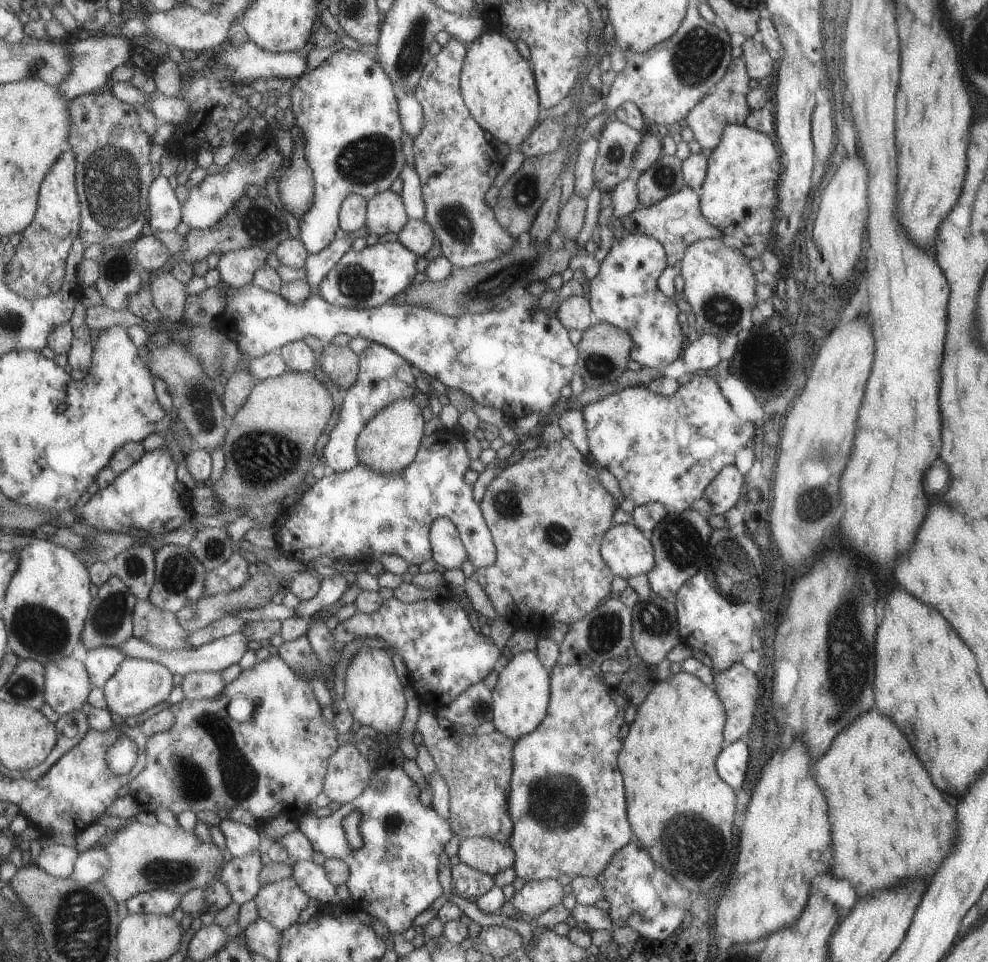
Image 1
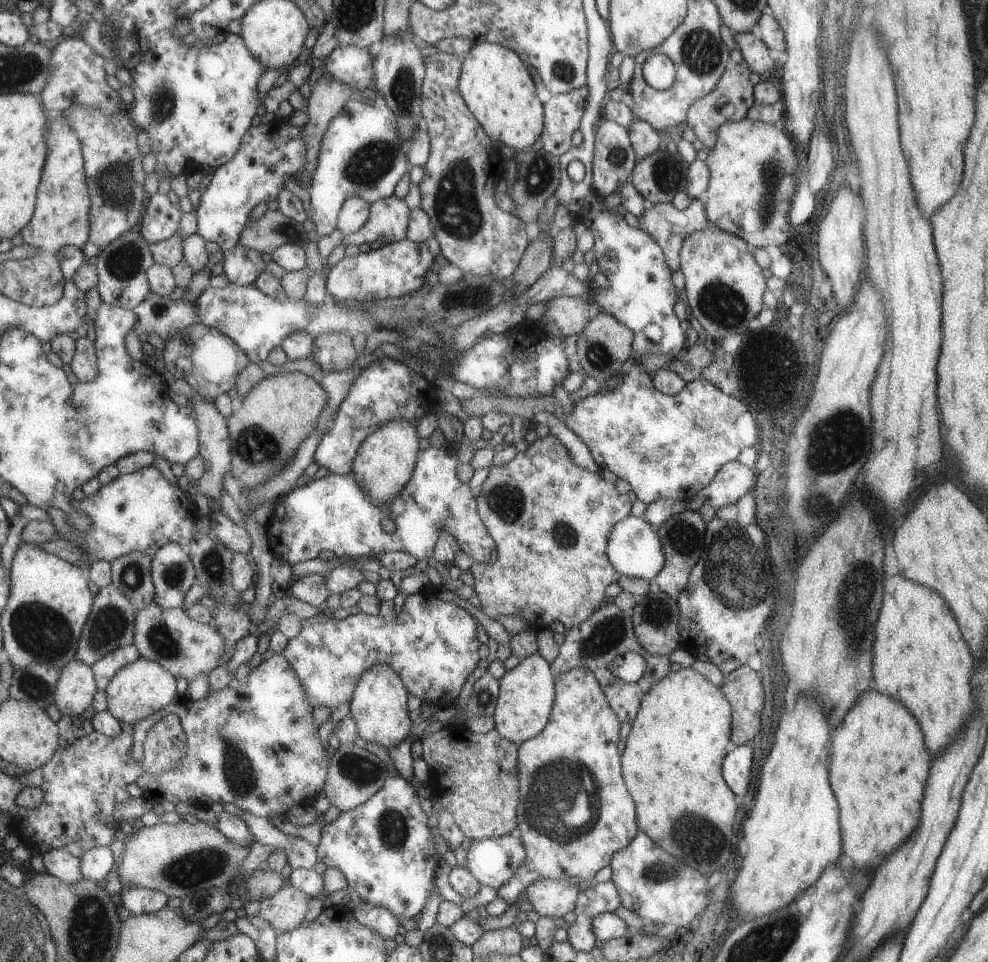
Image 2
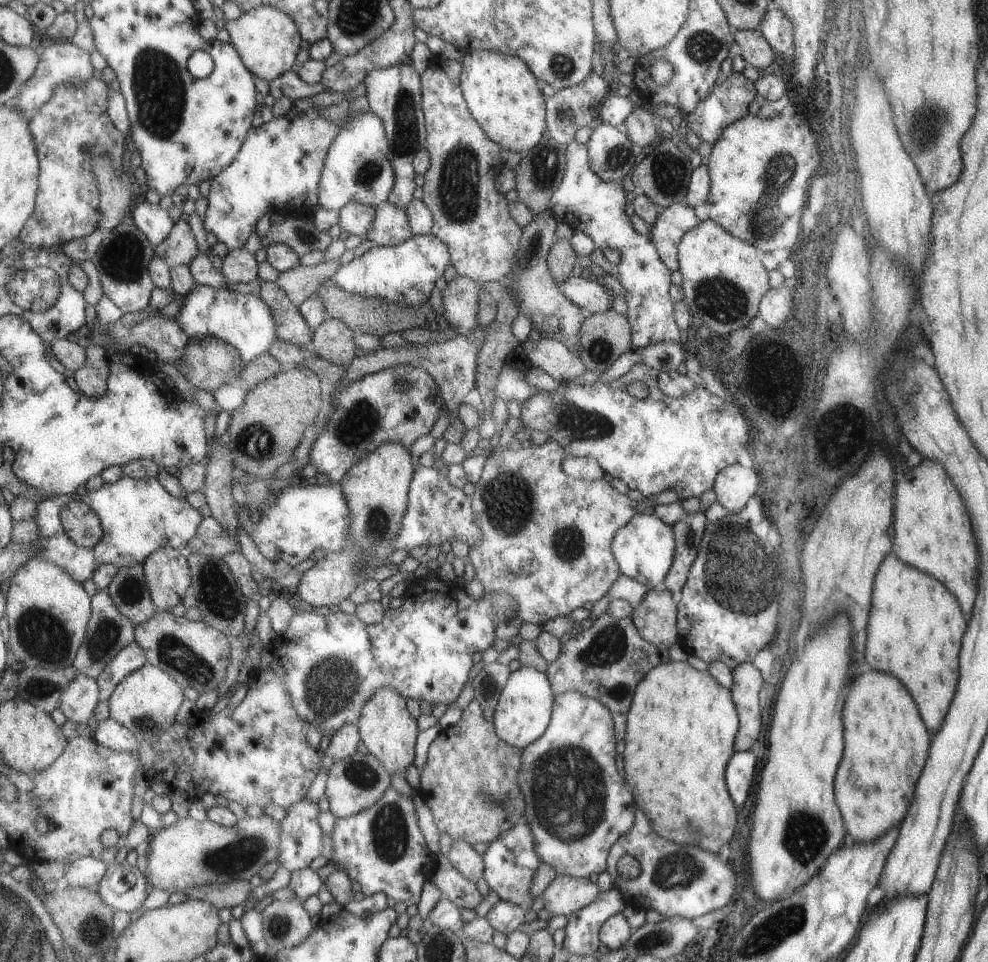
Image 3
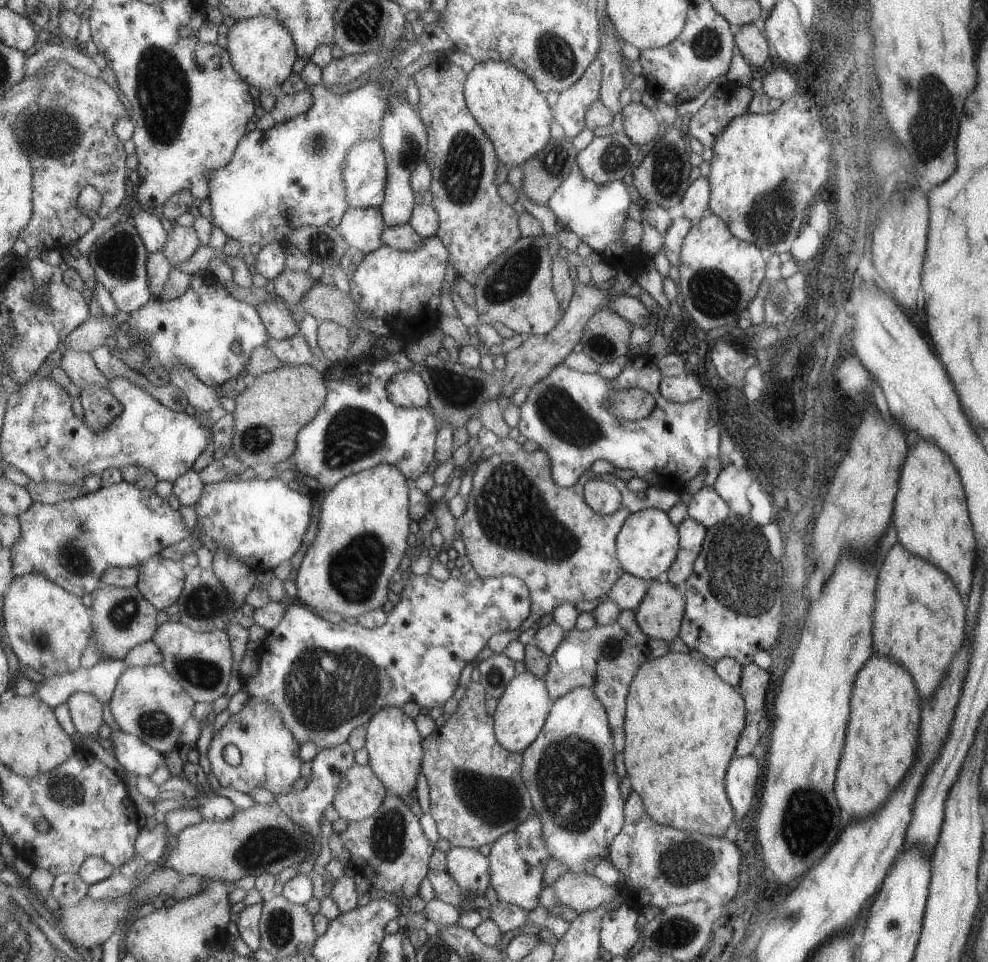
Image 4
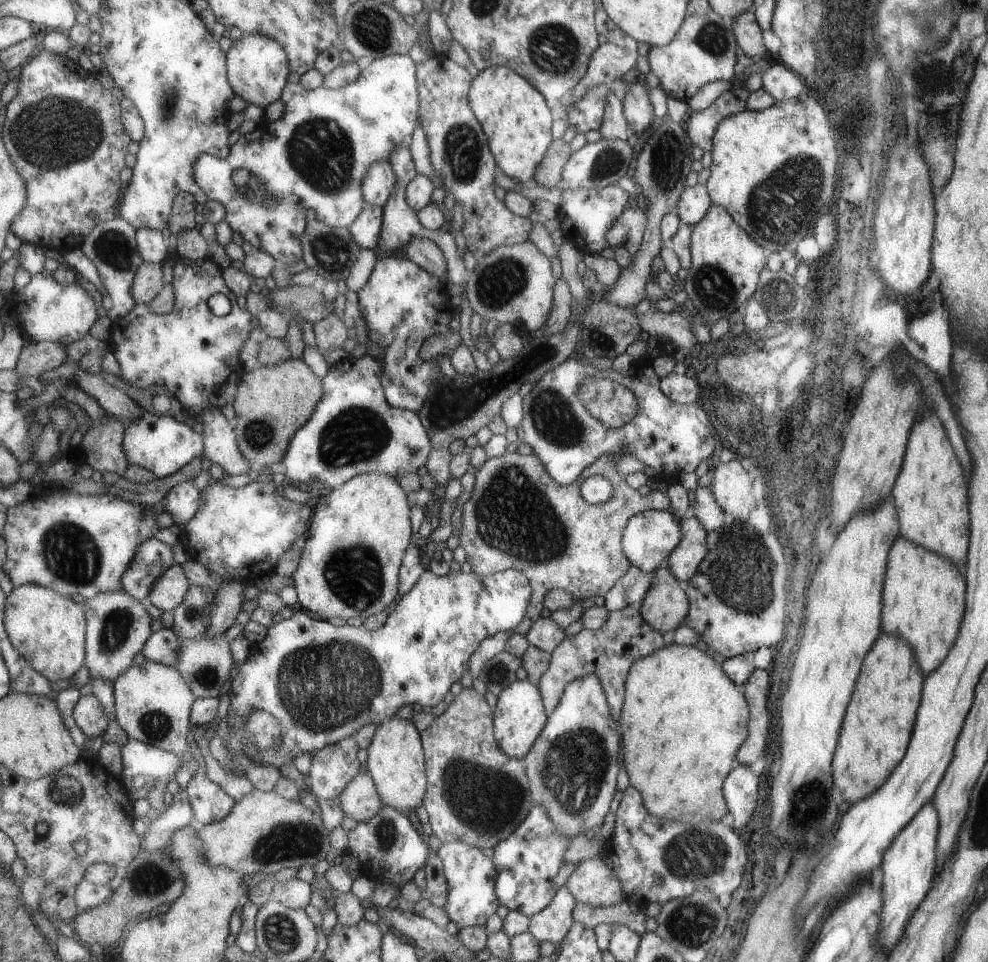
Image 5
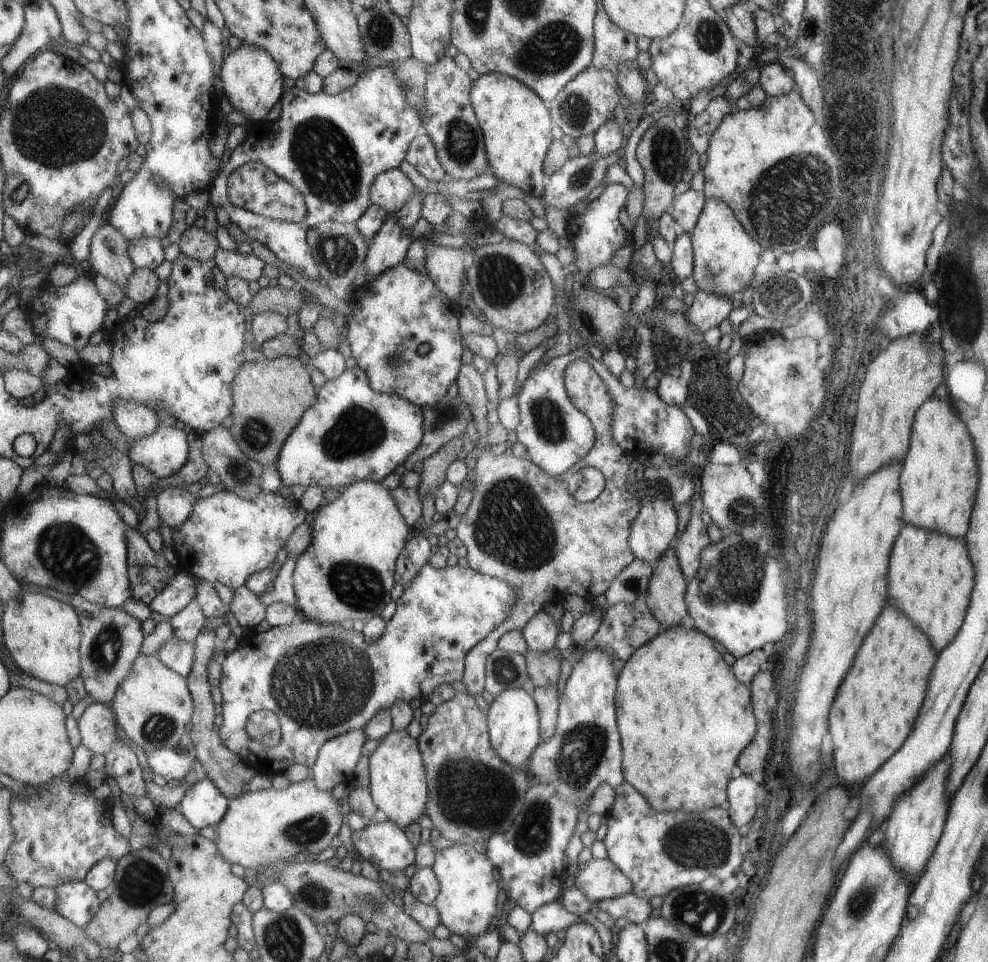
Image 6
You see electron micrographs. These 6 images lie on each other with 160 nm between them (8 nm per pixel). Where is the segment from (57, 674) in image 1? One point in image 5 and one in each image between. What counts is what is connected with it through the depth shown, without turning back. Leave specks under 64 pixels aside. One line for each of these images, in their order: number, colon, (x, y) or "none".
2: (74, 694)
3: (79, 702)
4: (87, 710)
5: (91, 717)

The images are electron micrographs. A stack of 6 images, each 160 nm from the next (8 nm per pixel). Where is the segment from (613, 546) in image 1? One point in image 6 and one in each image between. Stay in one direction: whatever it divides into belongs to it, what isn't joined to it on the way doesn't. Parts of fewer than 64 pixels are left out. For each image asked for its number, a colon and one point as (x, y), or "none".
2: (634, 548)
3: (644, 547)
4: (647, 544)
5: (648, 538)
6: (654, 529)

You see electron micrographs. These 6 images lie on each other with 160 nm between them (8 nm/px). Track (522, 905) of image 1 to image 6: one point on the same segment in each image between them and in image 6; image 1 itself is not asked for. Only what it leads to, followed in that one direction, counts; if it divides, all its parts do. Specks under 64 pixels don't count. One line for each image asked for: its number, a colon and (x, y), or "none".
2: (550, 898)
3: (564, 894)
4: (581, 892)
5: (592, 883)
6: (598, 879)

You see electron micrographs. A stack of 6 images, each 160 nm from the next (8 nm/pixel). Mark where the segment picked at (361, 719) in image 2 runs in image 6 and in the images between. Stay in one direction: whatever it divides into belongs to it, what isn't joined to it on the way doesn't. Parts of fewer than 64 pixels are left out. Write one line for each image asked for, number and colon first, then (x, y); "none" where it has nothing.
3: (389, 730)
4: (396, 748)
5: (396, 759)
6: (399, 780)

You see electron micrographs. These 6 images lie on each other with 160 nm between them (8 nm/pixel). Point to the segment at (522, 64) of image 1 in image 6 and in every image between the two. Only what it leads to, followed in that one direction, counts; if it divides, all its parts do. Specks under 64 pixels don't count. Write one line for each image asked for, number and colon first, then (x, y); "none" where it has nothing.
2: (494, 83)
3: (501, 92)
4: (503, 99)
5: (518, 124)
6: (517, 127)

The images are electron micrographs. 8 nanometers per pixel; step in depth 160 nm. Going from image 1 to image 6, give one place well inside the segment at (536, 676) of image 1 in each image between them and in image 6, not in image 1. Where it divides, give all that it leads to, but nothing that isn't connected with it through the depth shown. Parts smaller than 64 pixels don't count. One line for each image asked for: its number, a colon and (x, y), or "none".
2: (527, 692)
3: (524, 709)
4: (521, 713)
5: (519, 717)
6: (513, 719)

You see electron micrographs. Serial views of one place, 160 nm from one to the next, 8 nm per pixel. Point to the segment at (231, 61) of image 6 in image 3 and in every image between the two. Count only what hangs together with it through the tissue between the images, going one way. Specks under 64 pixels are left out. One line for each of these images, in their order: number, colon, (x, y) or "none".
3: (269, 39)
4: (264, 51)
5: (258, 66)

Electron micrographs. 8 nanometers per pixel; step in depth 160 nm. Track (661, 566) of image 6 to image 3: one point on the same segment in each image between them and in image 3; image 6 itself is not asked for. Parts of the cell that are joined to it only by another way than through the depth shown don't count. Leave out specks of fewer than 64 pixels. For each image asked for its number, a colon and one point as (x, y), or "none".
3: (654, 617)
4: (659, 614)
5: (664, 606)

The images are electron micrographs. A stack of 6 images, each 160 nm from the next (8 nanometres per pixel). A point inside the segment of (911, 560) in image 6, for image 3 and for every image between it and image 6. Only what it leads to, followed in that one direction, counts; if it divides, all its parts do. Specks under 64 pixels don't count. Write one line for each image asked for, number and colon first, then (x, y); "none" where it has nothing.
3: (915, 632)
4: (919, 619)
5: (923, 595)

